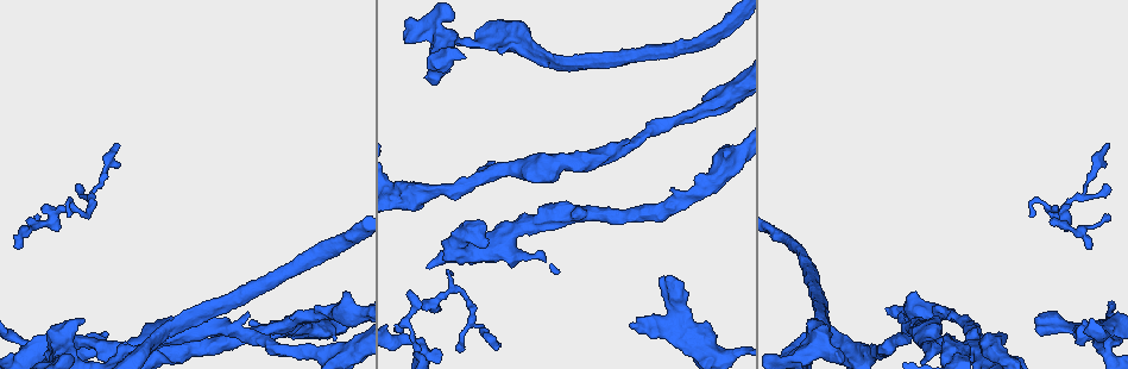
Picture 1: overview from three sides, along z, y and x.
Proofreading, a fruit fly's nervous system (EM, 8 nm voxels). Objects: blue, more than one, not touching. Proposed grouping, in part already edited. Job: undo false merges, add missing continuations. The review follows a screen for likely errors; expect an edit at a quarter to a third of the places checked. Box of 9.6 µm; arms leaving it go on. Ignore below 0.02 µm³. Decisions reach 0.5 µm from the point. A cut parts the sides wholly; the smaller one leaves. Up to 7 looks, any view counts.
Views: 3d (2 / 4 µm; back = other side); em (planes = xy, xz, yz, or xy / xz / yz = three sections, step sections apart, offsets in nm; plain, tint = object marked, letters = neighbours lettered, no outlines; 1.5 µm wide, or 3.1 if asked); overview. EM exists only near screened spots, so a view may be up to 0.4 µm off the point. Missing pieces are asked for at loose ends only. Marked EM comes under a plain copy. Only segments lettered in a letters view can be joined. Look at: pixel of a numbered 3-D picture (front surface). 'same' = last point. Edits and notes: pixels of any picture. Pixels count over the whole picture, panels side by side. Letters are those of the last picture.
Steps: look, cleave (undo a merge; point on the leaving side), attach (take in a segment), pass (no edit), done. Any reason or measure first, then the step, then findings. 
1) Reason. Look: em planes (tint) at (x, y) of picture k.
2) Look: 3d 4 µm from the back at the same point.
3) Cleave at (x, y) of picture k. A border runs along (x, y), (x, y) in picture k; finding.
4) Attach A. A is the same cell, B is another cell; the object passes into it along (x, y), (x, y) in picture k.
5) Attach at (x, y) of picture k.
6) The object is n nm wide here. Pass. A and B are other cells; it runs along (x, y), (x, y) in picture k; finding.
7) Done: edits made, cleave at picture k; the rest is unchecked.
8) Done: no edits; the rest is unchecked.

Look: 3d 4 µm at (1106, 147) of picture 1.

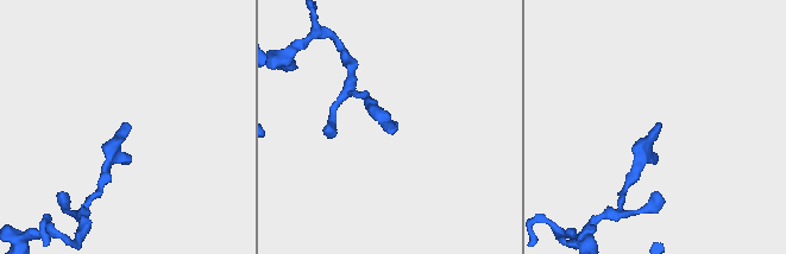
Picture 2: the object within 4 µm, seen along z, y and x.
Shape alone is not enough. Look: em planes (letters) at (654, 127) of picture 2.

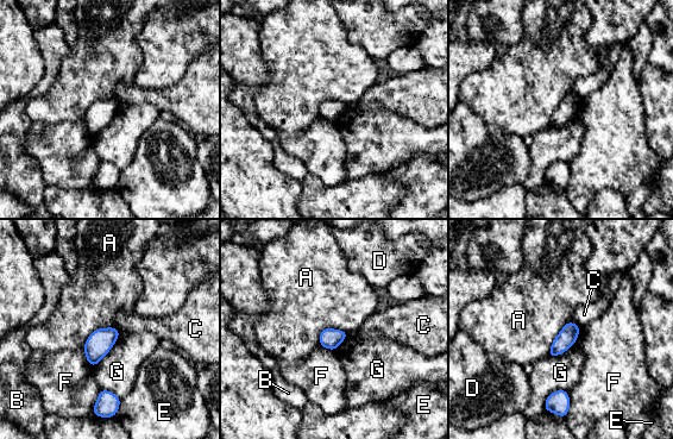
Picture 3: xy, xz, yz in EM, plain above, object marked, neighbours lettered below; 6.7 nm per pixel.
The object is 120 nm wide here. Pass. A, B, C, D, E, F and G are other cells; a border runs along (348, 333), (324, 328), (319, 344) in picture 3; none of them fits.

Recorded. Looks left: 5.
Thick end. Look: 3d 2 µm from the back at (633, 324) of picture 1.

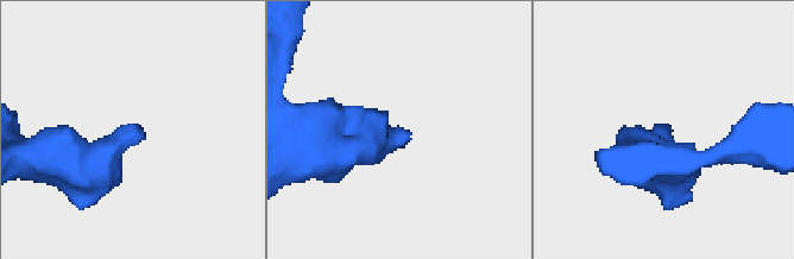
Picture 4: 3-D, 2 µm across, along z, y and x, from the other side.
Need the tissue. Look: em planes (letters) at (673, 131) of picture 4.

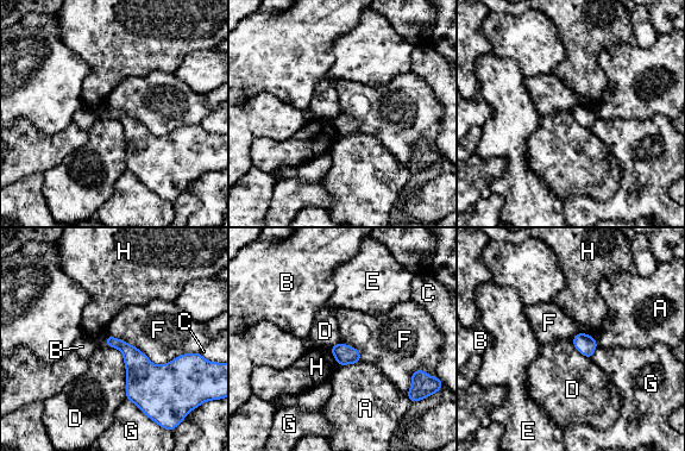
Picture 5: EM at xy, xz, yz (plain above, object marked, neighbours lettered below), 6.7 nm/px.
Pass. A, B, C, D, E, F, G and H are other cells; a border runs along (107, 334), (156, 364), (196, 354) in picture 5; no lettered segment goes on from it.

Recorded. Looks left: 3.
Stops while still wide. Look: em planes (letters) at (902, 313) of picture 1.

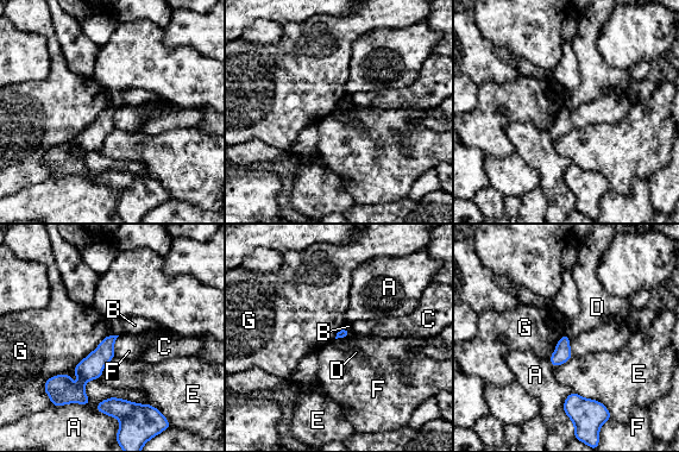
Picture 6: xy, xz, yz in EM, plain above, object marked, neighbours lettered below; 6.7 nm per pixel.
Pass. A, B, C, D, E, F and G are other cells; a border runs along (346, 337), (335, 339) in picture 6; no lettered segment goes on from it.

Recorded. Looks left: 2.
Done: no edits; the rest is unchecked.

